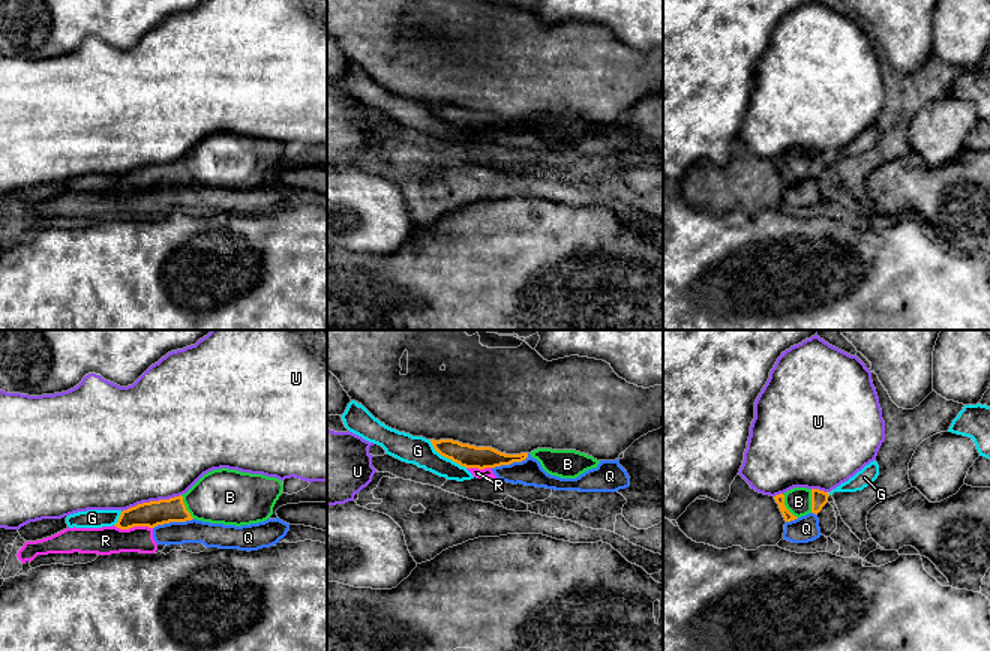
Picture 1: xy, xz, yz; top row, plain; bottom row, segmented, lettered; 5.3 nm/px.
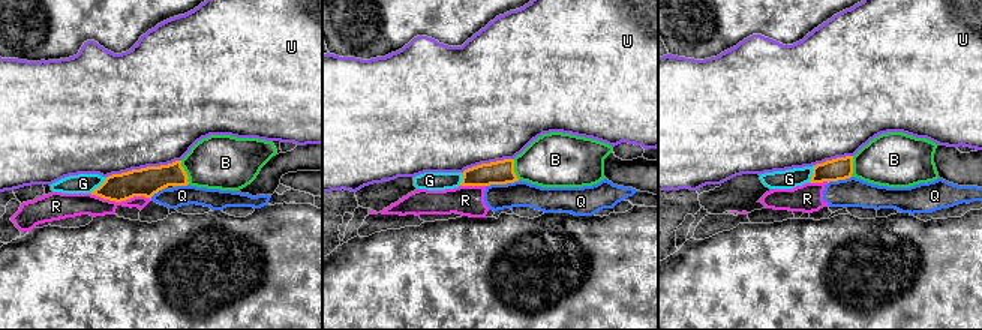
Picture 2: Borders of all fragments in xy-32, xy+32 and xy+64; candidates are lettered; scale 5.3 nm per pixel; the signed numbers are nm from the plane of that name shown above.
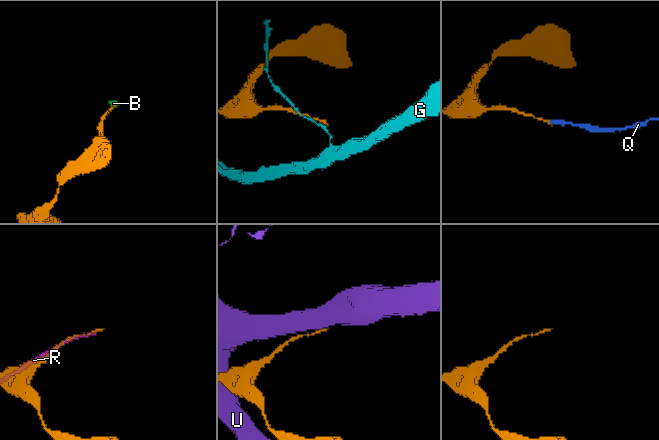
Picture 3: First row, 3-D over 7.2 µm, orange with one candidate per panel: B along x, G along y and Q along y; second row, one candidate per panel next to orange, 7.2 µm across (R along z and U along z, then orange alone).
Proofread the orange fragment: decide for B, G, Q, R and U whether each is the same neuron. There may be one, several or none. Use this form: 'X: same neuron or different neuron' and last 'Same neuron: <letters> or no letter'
B: same neuron
G: different neuron
Q: different neuron
R: different neuron
U: different neuron
Same neuron: B

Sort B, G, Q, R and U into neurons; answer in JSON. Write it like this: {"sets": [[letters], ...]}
{"sets": [["B"], ["G"], ["Q", "R"], ["U"]]}

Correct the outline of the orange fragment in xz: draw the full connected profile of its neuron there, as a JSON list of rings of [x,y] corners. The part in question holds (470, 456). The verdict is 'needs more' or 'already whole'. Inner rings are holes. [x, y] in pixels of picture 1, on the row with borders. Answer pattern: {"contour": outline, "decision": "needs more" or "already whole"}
{"contour": [[[430,440],[430,442],[435,452],[438,452],[441,456],[452,459],[465,468],[495,468],[510,465],[513,462],[522,462],[528,458],[528,453],[506,454],[492,447],[476,447],[453,440]]], "decision": "already whole"}

